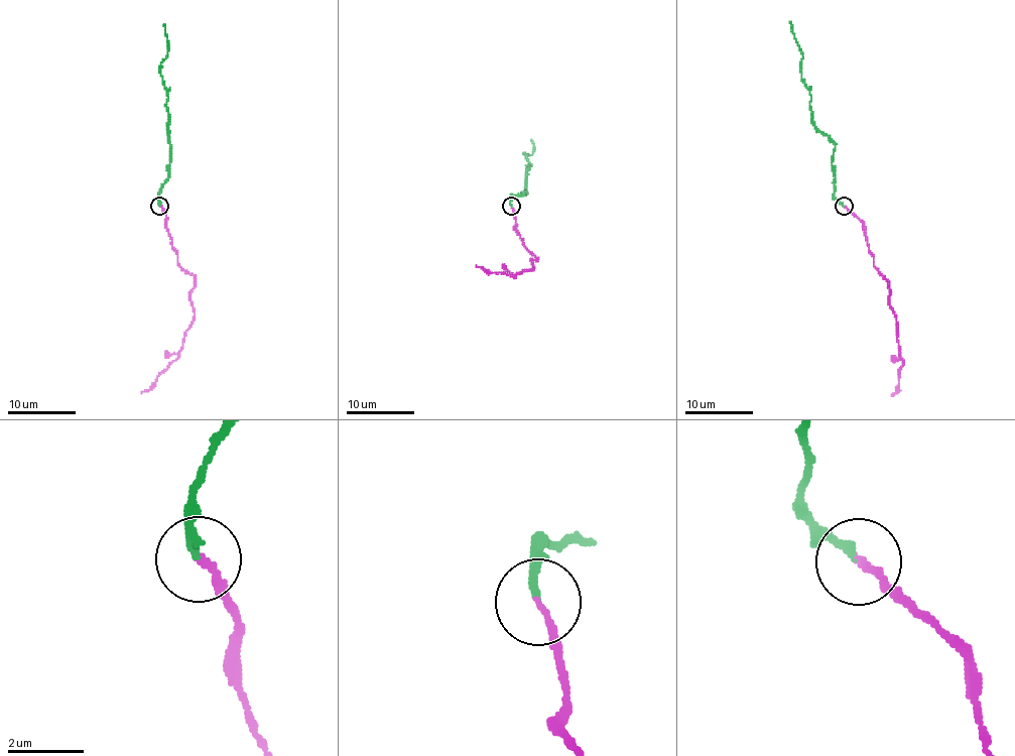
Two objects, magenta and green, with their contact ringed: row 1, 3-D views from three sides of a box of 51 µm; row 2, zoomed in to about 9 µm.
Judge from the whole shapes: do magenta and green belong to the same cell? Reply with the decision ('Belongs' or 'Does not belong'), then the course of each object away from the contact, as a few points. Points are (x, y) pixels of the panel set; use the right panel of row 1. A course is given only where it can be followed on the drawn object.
Belongs. Course of magenta: (844, 206), (862, 223), (875, 268), (888, 282), (889, 307), (896, 319), (902, 362), (899, 388), (891, 396). Course of green: (844, 206), (834, 196), (832, 164), (835, 142), (814, 125), (809, 90), (801, 72), (800, 48), (789, 21)

